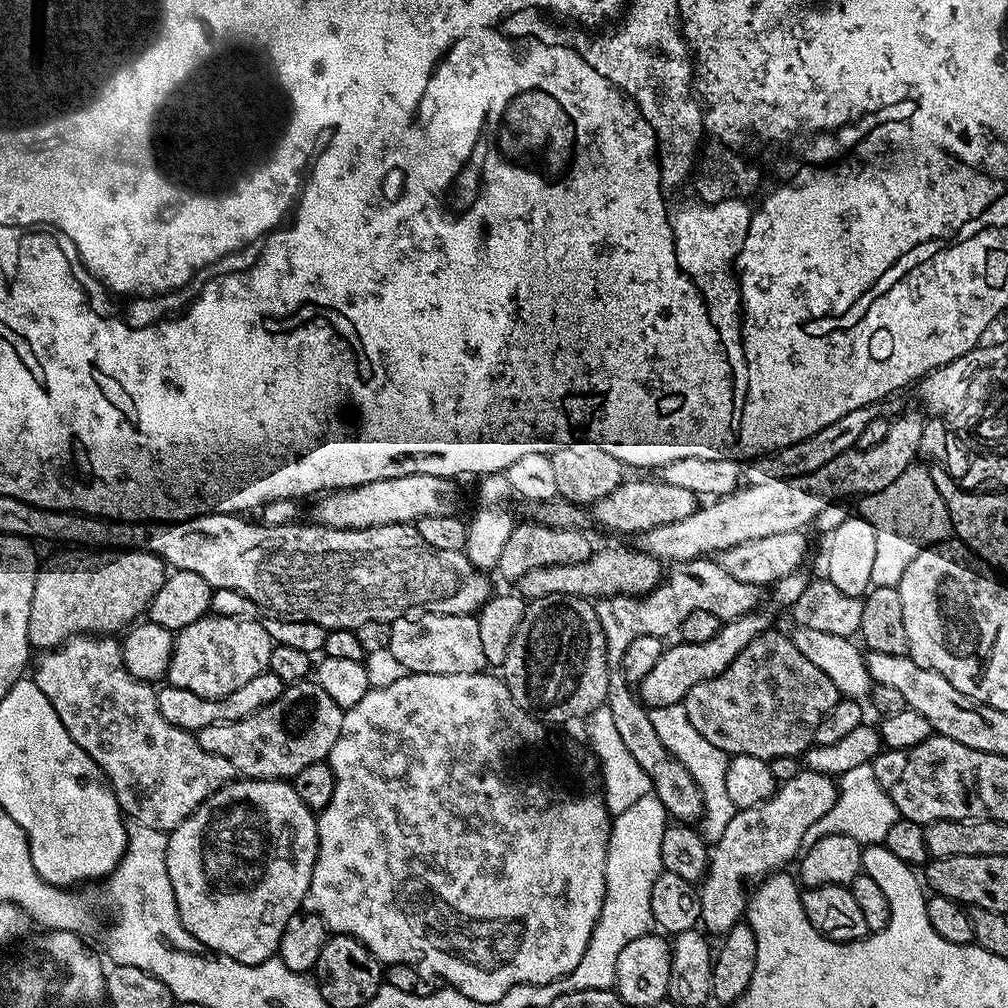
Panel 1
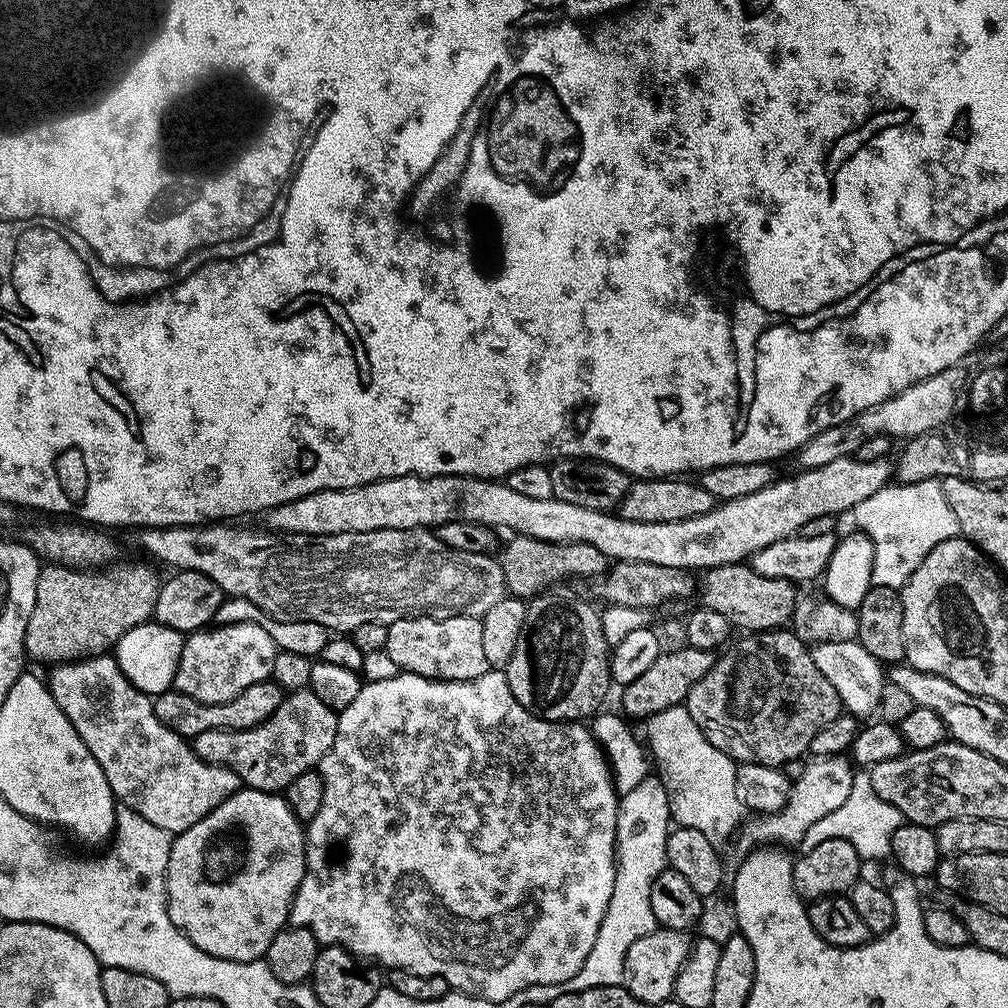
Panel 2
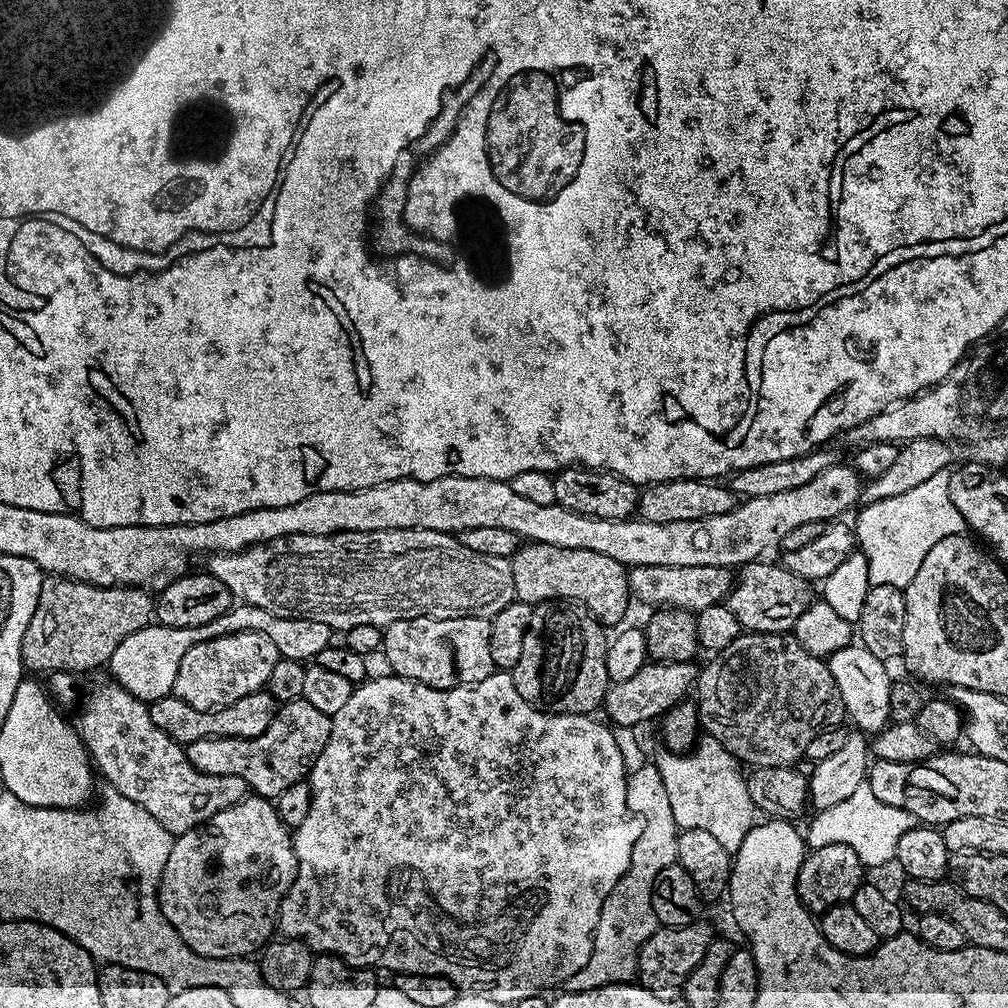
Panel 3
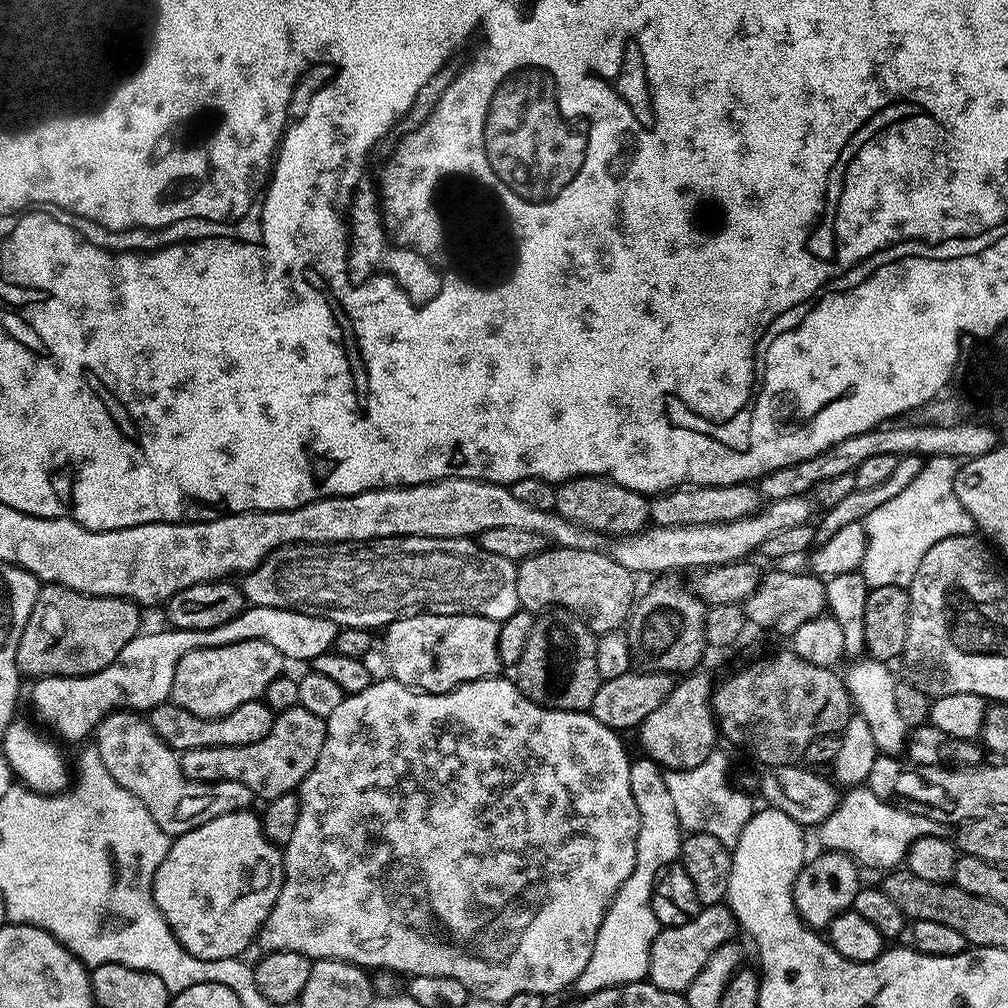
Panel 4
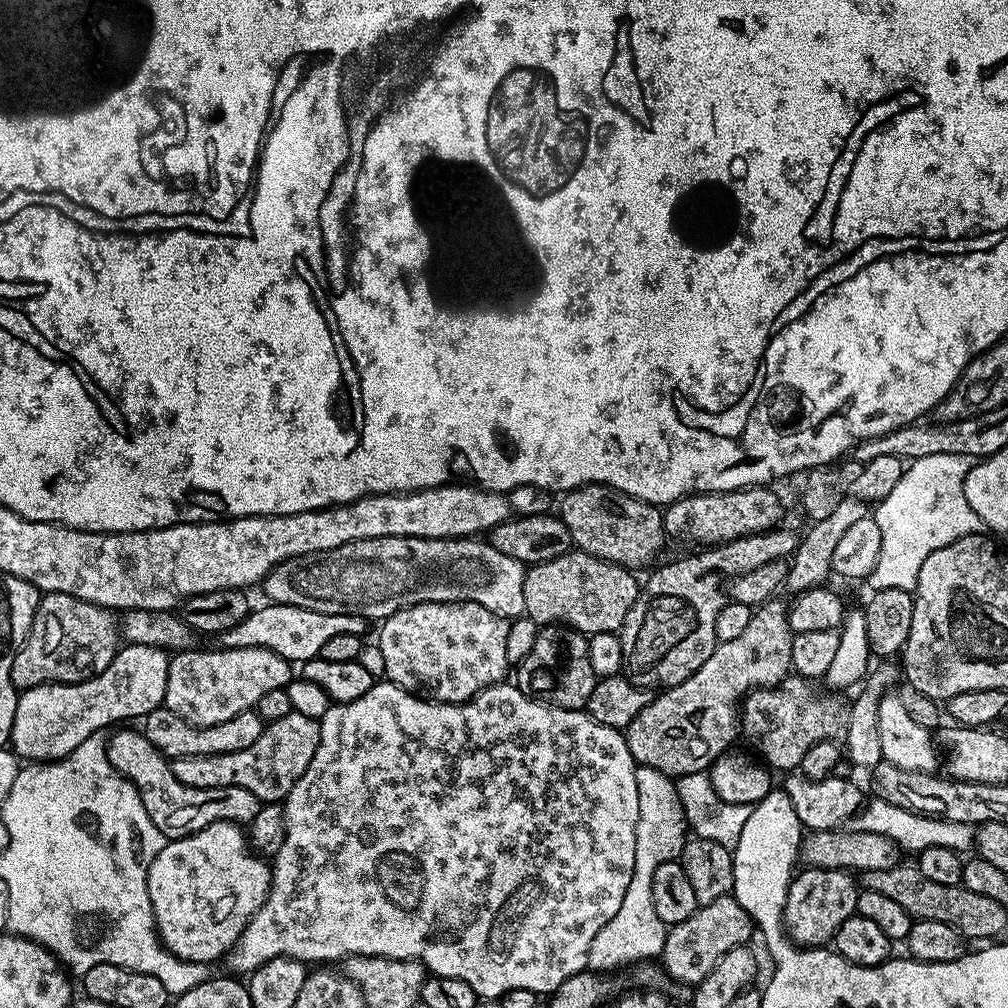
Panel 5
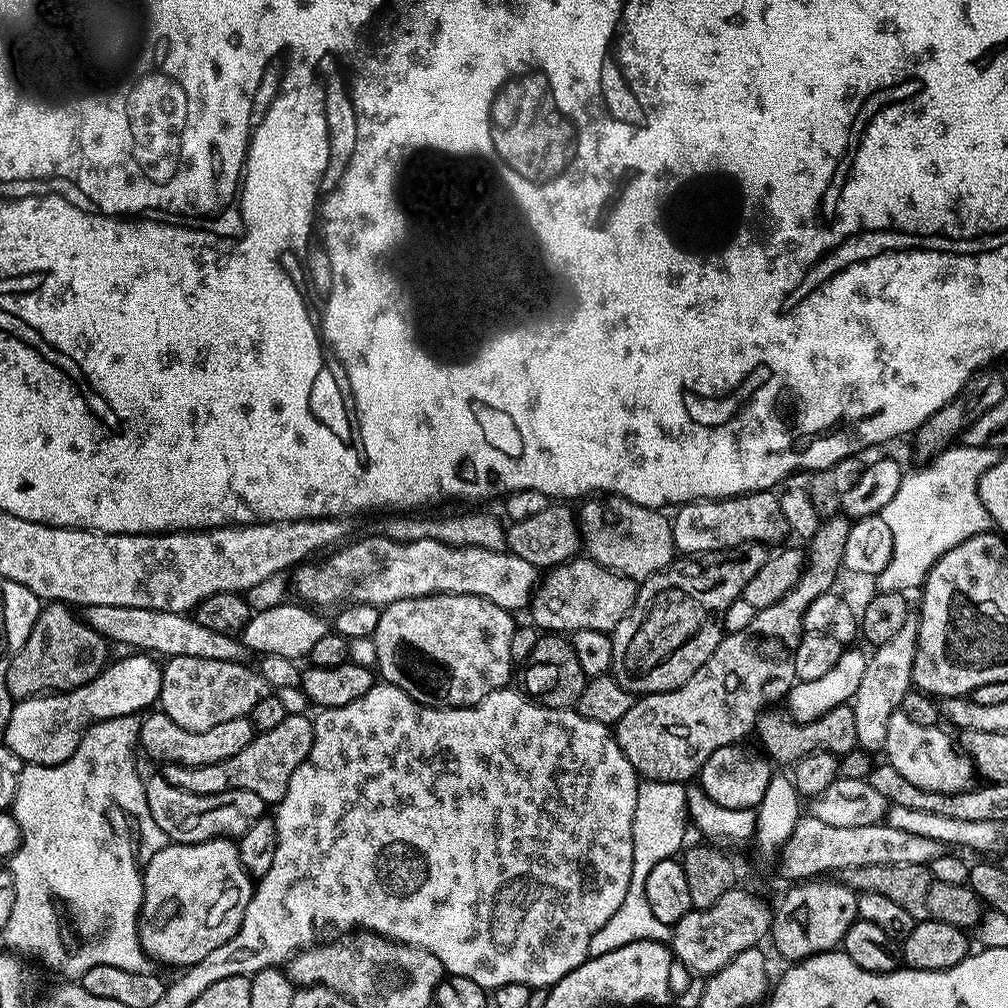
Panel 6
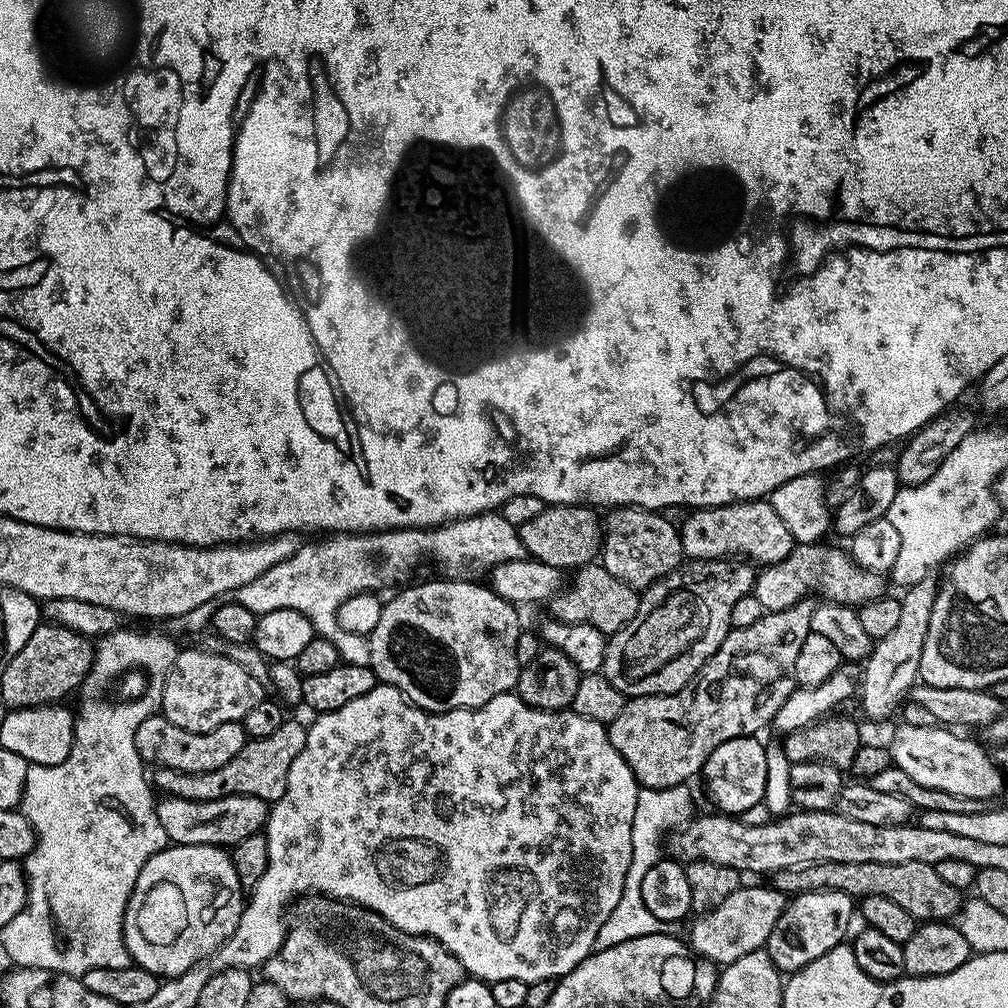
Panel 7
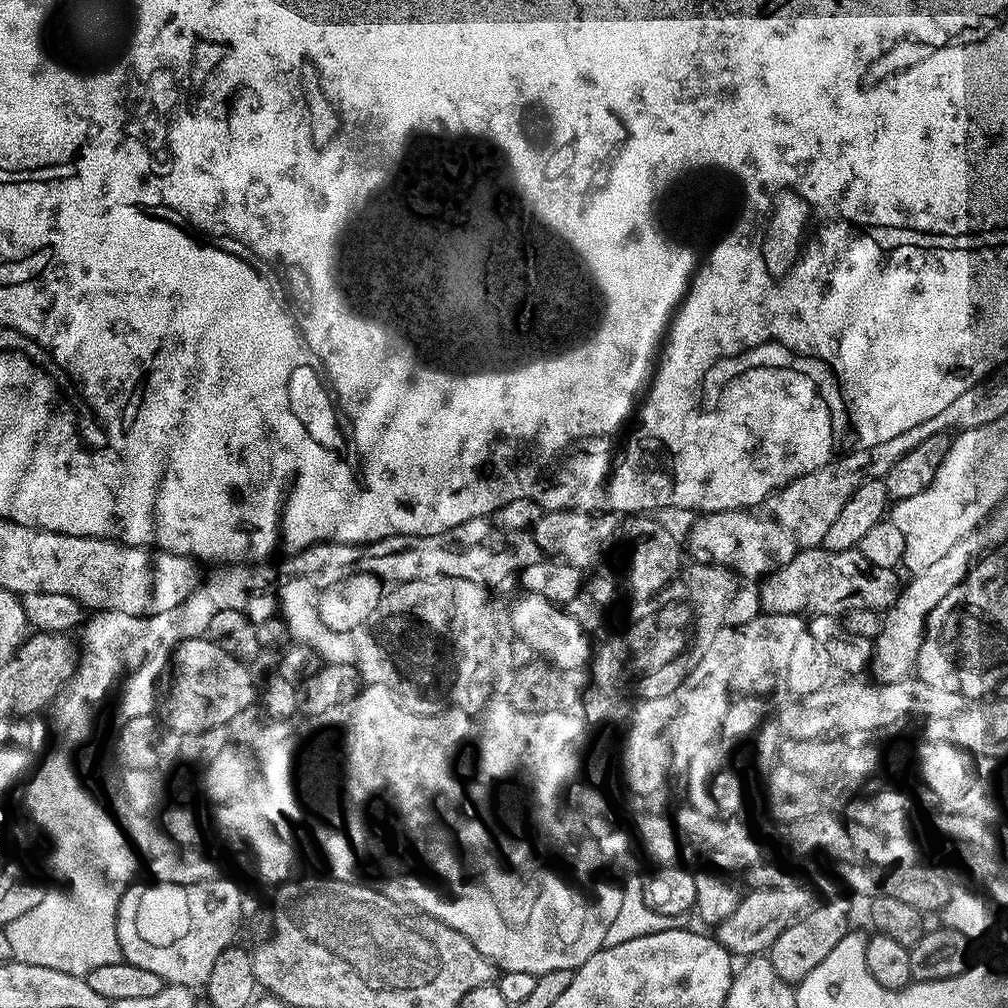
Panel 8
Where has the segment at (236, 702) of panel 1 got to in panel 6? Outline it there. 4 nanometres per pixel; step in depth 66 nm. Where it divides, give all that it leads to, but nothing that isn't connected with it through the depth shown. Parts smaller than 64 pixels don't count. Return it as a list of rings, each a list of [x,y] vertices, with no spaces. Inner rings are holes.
[[[152,710],[140,721],[140,738],[138,748],[152,760],[157,760],[160,766],[165,764],[181,764],[182,766],[210,766],[214,762],[226,762],[226,758],[234,758],[250,746],[250,742],[257,734],[248,716],[230,718],[218,726],[211,727],[202,733],[186,730],[174,722],[174,718],[167,716],[163,710]]]

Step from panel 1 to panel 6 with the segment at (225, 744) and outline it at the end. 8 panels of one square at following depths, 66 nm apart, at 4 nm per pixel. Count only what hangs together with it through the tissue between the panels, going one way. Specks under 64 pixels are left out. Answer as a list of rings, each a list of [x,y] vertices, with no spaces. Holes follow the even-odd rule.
[[[288,715],[282,718],[279,726],[274,726],[274,730],[257,732],[246,750],[234,754],[234,758],[226,758],[226,762],[214,762],[210,766],[165,764],[162,774],[170,786],[190,790],[190,794],[201,796],[222,794],[226,790],[251,790],[264,800],[265,805],[275,806],[286,794],[286,786],[290,786],[290,774],[294,774],[310,754],[310,746],[314,742],[312,726],[313,721],[307,715]]]

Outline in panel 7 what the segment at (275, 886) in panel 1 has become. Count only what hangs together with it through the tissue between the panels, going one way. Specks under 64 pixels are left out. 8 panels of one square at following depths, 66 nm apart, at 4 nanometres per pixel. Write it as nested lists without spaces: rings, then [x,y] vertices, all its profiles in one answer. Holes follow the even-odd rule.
[[[172,844],[162,849],[146,862],[146,866],[140,868],[138,882],[134,886],[132,897],[129,898],[126,906],[126,914],[124,915],[124,945],[132,956],[132,964],[138,968],[150,970],[154,975],[161,978],[182,975],[183,972],[193,968],[200,960],[205,960],[213,952],[217,952],[228,941],[230,934],[234,934],[234,930],[238,926],[238,918],[242,914],[245,903],[246,890],[238,882],[238,874],[234,870],[232,857],[223,847],[214,844]]]

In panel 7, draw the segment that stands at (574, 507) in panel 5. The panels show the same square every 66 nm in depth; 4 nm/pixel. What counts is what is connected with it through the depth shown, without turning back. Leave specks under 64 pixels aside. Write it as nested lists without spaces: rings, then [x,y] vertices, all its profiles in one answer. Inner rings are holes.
[[[631,505],[613,507],[602,522],[604,538],[600,563],[636,591],[642,592],[662,577],[678,568],[684,555],[677,525],[669,522],[663,513],[653,509],[634,508]]]

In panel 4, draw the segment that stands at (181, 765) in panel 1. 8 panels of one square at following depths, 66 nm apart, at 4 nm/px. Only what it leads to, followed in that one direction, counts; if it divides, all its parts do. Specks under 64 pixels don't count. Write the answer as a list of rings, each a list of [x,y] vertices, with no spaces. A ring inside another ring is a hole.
[[[117,710],[111,712],[101,720],[100,725],[94,730],[94,747],[98,754],[102,754],[102,762],[106,765],[106,770],[110,770],[110,775],[114,777],[114,782],[134,794],[146,810],[150,810],[150,818],[158,822],[158,826],[170,838],[175,838],[210,822],[214,818],[222,818],[222,814],[231,812],[247,812],[253,807],[254,797],[250,786],[242,786],[242,782],[194,782],[186,778],[180,769],[180,758],[178,753],[166,746],[158,734],[150,726],[150,722],[141,713],[131,710]]]

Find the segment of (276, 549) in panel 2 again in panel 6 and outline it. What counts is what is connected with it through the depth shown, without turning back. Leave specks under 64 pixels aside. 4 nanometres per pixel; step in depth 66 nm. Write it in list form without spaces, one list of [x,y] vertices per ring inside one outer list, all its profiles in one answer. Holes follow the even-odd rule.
[[[383,534],[347,544],[328,554],[333,556],[325,555],[320,558],[325,560],[305,562],[291,573],[291,591],[293,588],[301,596],[297,596],[301,601],[340,604],[336,606],[387,606],[406,598],[422,598],[430,594],[470,594],[486,598],[494,602],[494,606],[502,606],[516,614],[519,608],[527,609],[531,605],[532,594],[542,576],[541,569],[507,550],[455,548],[453,544],[443,544],[440,540],[392,540]]]

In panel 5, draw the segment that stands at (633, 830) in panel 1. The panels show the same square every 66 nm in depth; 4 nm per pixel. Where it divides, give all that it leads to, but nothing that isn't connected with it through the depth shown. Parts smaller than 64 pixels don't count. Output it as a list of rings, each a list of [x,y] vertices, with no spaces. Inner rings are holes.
[[[645,764],[637,767],[634,774],[638,785],[638,826],[634,834],[634,878],[630,878],[630,890],[626,890],[626,898],[622,898],[622,906],[618,906],[618,914],[606,922],[607,928],[628,928],[628,966],[637,962],[646,962],[659,957],[664,948],[669,925],[658,918],[654,910],[652,883],[654,870],[670,854],[679,854],[689,835],[688,823],[684,820],[682,802],[678,798],[676,780],[662,774],[662,770],[654,770]]]

